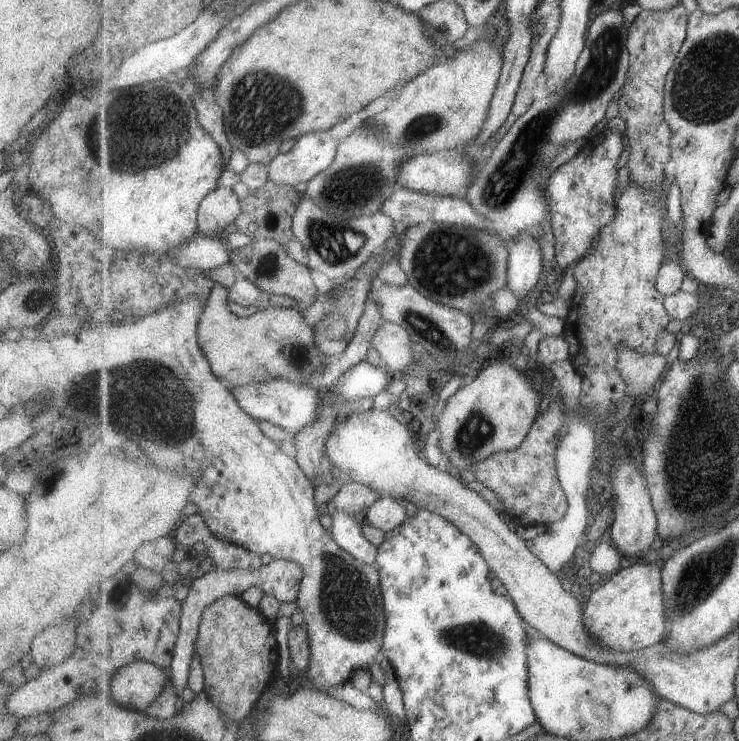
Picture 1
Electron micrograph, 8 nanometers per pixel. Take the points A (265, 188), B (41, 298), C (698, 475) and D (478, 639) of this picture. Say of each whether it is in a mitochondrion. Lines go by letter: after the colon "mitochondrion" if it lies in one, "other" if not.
A: other
B: other
C: mitochondrion
D: mitochondrion

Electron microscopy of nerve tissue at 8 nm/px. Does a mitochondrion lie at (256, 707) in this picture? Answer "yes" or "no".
no

